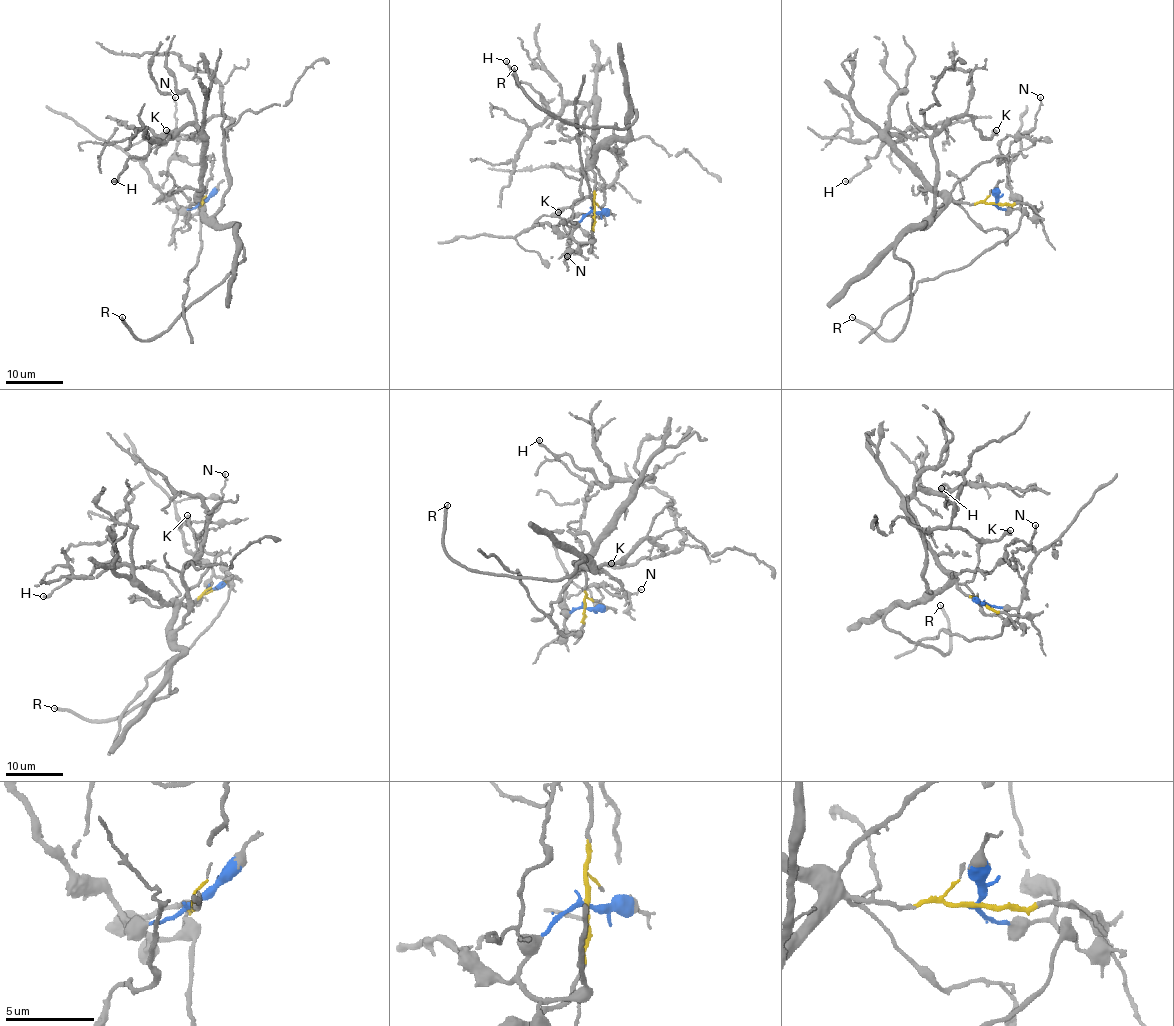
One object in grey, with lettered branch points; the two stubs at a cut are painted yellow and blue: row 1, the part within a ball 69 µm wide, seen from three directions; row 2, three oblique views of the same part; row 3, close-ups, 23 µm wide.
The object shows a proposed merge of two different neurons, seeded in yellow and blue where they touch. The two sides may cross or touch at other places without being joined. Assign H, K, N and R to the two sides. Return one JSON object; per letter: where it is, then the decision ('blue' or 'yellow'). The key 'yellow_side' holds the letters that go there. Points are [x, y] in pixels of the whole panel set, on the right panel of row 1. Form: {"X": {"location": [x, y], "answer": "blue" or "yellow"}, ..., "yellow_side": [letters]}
{"H": {"location": [845, 181], "answer": "yellow"}, "K": {"location": [996, 130], "answer": "yellow"}, "N": {"location": [1040, 97], "answer": "yellow"}, "R": {"location": [852, 317], "answer": "yellow"}, "yellow_side": ["H", "K", "N", "R"]}

